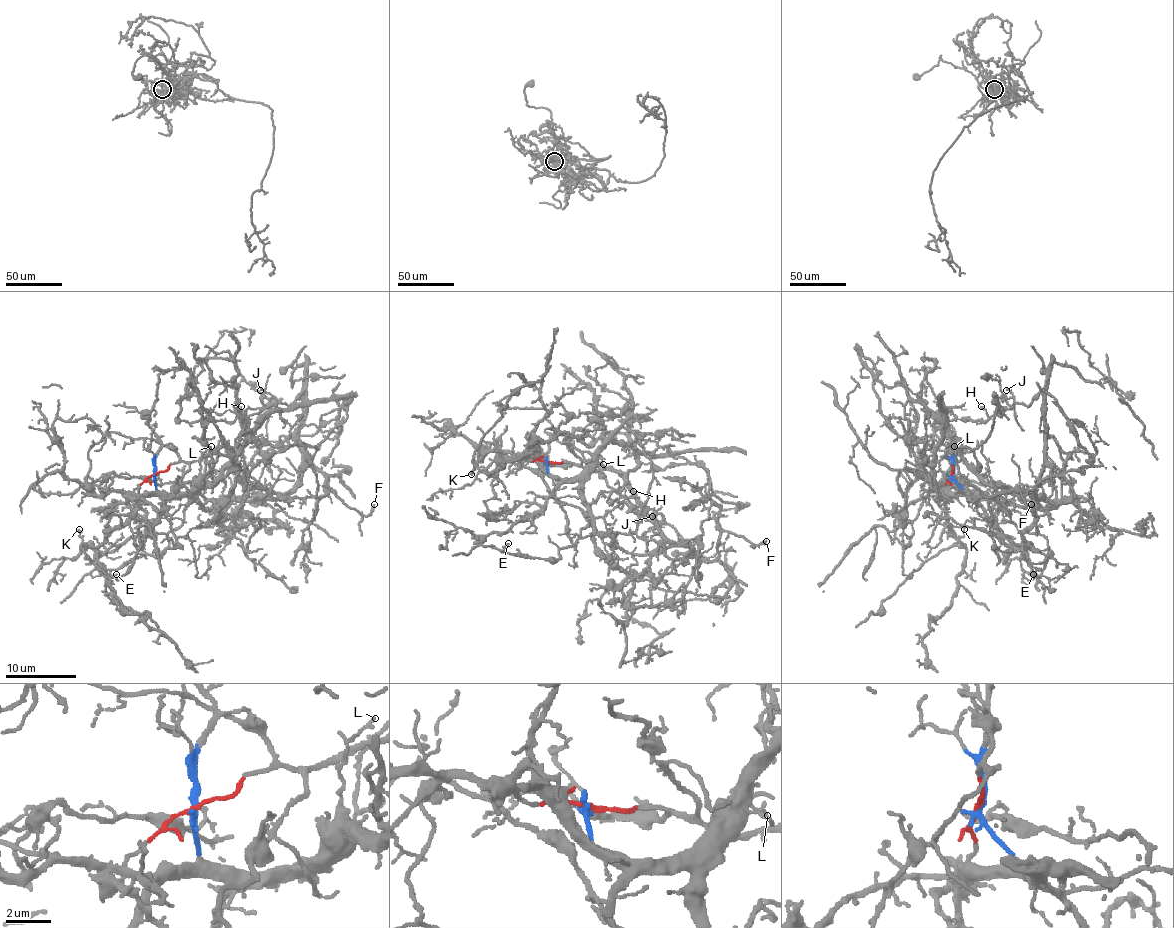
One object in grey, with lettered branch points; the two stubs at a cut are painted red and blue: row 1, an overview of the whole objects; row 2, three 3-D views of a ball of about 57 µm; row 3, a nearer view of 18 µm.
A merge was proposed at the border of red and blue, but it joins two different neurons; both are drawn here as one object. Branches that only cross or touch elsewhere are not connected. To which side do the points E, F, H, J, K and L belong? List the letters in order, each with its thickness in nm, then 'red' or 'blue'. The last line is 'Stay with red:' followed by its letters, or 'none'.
E: 120 nm | red
F: 260 nm | red
H: 100 nm | red
J: 110 nm | red
K: 110 nm | blue
L: 140 nm | blue
Stay with red: E, F, H, J

